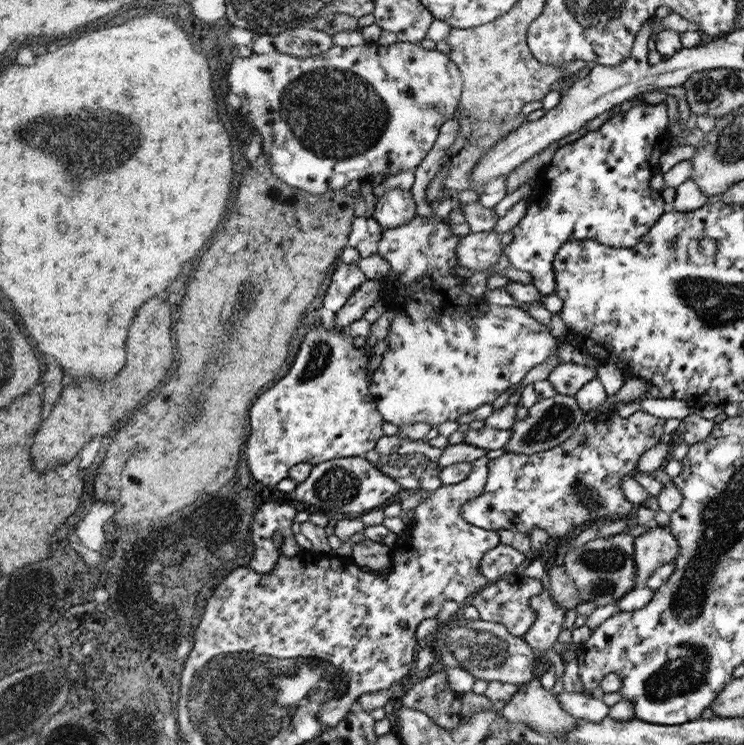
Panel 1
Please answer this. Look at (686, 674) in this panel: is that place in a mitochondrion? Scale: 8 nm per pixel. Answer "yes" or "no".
yes

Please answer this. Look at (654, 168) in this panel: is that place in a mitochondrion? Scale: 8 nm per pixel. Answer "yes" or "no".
no

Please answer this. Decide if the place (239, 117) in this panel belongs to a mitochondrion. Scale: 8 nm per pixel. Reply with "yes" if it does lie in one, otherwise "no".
no

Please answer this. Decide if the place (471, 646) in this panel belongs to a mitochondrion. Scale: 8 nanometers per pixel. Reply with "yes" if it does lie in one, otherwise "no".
yes

